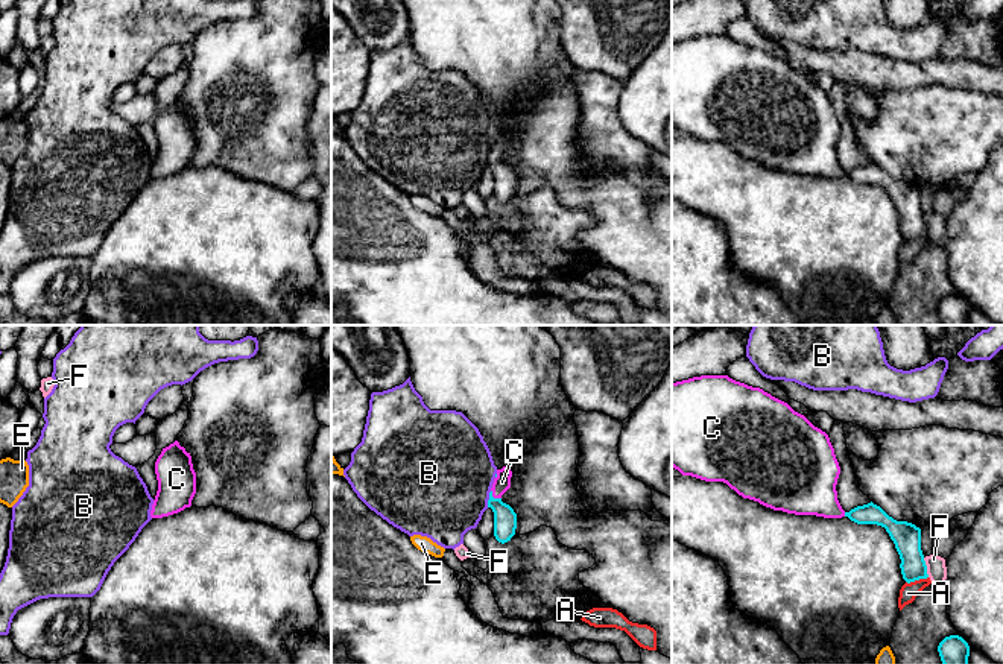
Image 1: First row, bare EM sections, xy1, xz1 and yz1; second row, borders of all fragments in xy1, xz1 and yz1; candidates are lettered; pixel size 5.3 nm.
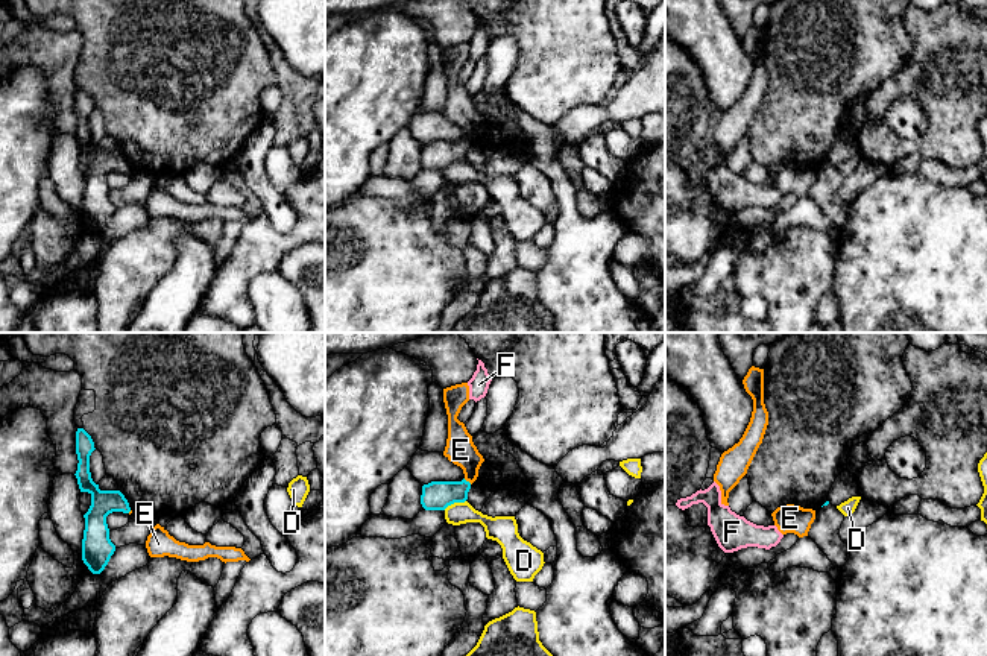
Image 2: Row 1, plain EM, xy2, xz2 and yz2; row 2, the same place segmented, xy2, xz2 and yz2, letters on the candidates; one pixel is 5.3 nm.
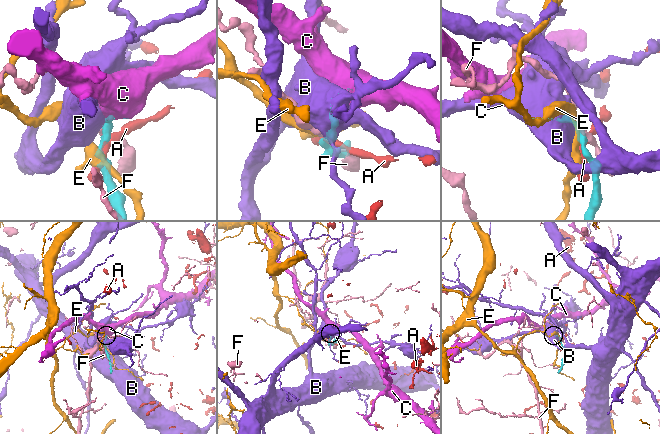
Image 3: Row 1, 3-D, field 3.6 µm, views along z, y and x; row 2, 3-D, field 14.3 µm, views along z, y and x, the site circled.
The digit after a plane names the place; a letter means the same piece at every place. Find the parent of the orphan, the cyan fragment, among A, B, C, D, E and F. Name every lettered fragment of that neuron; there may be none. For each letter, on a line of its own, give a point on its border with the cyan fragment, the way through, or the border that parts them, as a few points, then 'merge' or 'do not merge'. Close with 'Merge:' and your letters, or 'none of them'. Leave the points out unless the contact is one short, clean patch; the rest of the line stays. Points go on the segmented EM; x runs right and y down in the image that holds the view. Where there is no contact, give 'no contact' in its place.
A: meets cyan in yz1 at (917, 579); border along yz1 (927, 576), (906, 582); do not merge
B: meets cyan in xz1 at (490, 499); border along xz1 (491, 491), (487, 506); do not merge
C: meets cyan in xz1 at (493, 497); merge
D: meets cyan in xz2 at (454, 501); border along xz2 (465, 500), (454, 501), (444, 509); do not merge
E: meets cyan in xz2 at (468, 482); border along xz2 (463, 479), (471, 483); do not merge
F: meets cyan in yz1 at (926, 567); border along yz1 (923, 558), (929, 576); do not merge
Merge: C

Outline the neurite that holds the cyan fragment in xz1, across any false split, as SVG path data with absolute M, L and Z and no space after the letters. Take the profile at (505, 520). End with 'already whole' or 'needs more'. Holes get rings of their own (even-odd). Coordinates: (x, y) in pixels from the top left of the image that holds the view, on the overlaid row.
M509 466L497 470L488 500L488 507L494 512L494 536L502 544L511 541L517 529L517 514L509 504L502 501L502 495L511 488L511 477Z | needs more

